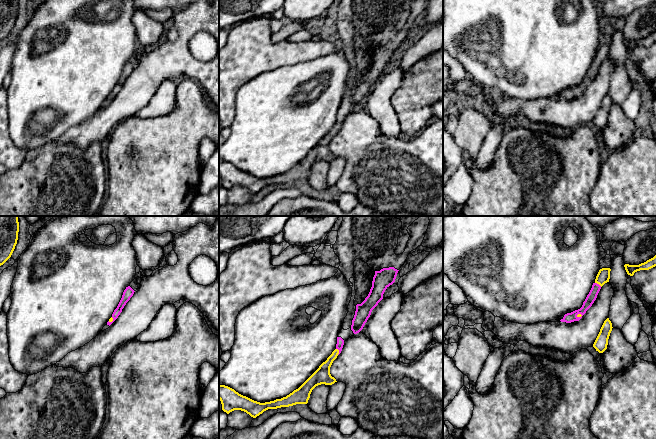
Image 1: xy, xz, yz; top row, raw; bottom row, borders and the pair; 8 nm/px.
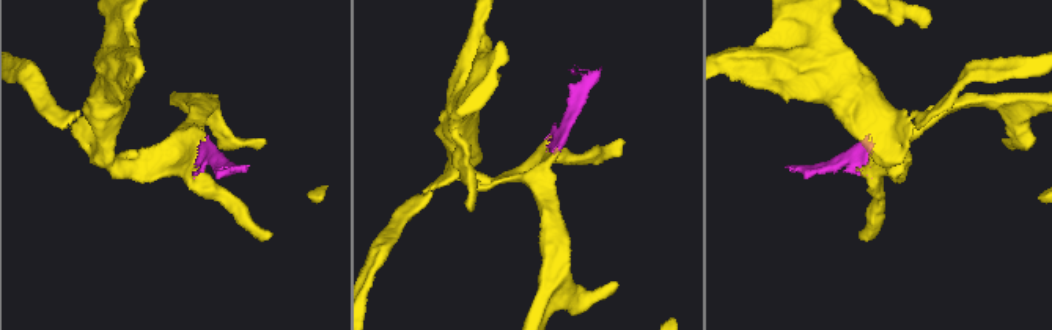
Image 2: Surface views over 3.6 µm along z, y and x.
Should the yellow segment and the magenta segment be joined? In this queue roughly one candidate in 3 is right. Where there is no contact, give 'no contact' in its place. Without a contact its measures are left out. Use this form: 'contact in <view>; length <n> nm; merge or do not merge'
contact in xz; length 60 nm; merge

